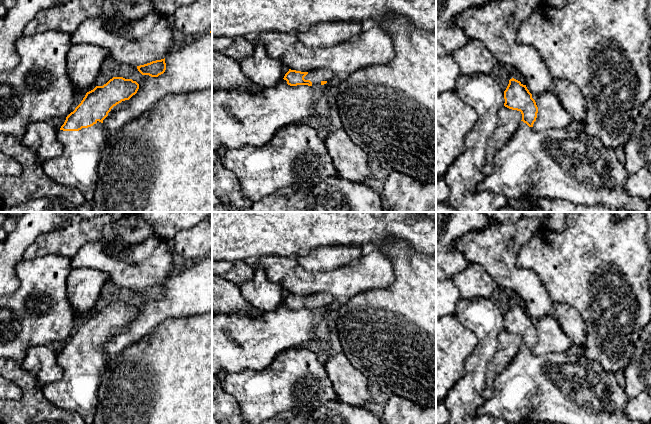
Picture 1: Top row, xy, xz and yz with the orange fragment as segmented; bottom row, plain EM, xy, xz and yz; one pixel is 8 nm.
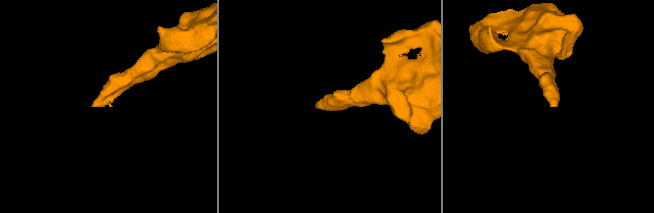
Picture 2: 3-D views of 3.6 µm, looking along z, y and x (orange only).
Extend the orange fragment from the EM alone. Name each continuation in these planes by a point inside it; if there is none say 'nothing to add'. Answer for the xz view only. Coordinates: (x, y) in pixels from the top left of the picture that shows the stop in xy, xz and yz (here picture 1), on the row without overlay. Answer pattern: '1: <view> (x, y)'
1: xz (316, 300)

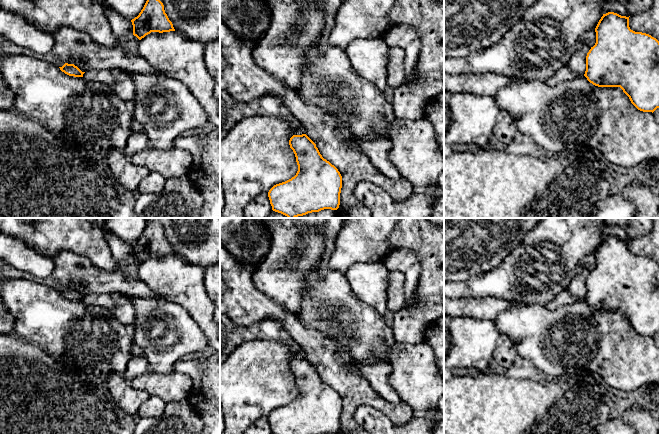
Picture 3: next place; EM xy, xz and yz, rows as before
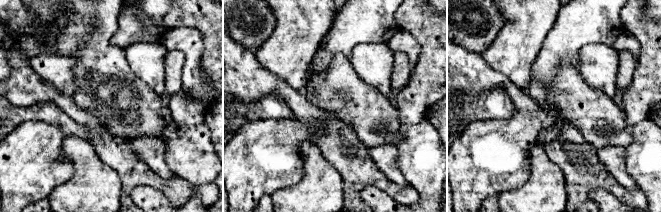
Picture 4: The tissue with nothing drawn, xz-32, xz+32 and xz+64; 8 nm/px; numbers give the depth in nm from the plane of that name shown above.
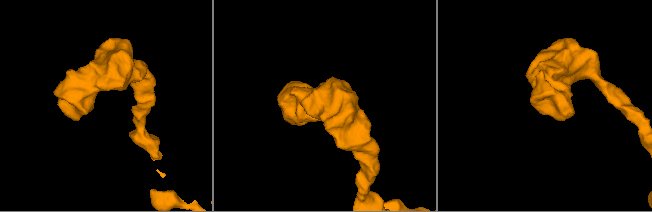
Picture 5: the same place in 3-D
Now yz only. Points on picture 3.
nothing to add

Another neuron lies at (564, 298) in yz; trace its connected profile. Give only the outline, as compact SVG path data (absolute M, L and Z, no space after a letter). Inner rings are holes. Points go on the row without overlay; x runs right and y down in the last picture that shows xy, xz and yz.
M566 289L566 290L563 290L561 293L559 293L553 300L544 304L544 307L548 310L556 310L561 306L572 304L579 300L584 300L584 299L578 299L572 296Z

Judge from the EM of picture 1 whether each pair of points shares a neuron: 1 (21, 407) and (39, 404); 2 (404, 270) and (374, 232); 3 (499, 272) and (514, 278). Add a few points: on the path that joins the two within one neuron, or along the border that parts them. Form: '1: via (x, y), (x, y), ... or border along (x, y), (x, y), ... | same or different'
1: via (25, 407), (35, 406) | same
2: border along (405, 241), (383, 240), (376, 245) | different
3: via (503, 272), (510, 276) | same

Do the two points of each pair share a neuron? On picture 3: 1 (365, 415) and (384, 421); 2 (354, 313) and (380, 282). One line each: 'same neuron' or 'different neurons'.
1: same neuron
2: different neurons

